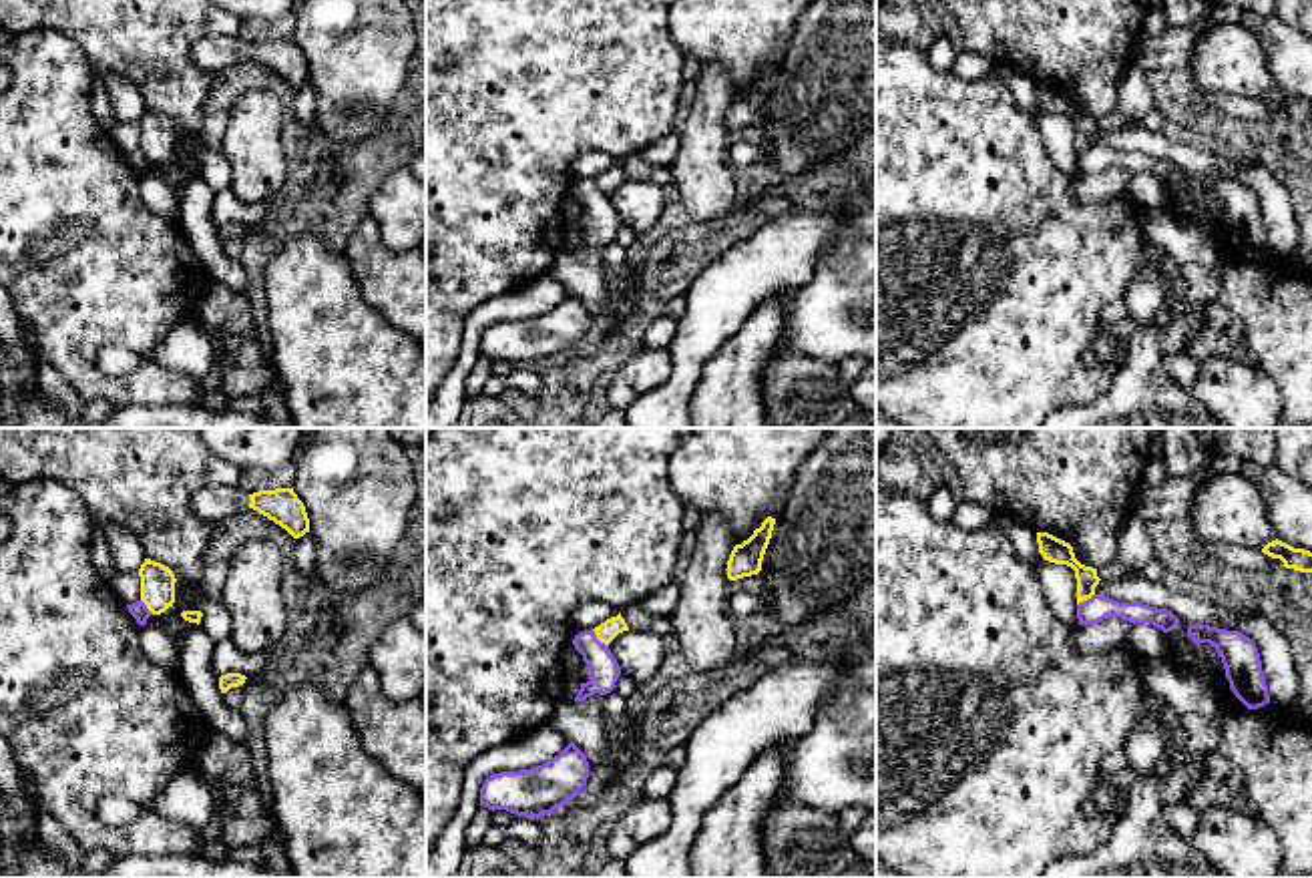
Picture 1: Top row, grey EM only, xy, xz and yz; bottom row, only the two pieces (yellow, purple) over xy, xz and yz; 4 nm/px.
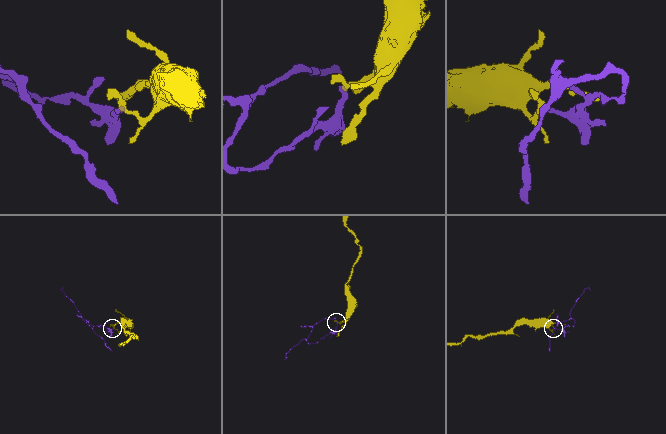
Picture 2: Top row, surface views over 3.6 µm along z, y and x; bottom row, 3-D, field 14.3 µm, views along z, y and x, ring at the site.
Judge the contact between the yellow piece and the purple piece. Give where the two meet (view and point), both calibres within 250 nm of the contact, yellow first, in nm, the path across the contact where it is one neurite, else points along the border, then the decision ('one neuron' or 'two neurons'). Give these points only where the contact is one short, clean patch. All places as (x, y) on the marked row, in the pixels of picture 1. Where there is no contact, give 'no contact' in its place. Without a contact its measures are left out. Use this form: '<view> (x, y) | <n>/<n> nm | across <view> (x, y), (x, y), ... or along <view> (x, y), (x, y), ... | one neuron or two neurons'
xz (599, 639) | 80/120 nm | along xz (591, 629), (607, 645) | two neurons

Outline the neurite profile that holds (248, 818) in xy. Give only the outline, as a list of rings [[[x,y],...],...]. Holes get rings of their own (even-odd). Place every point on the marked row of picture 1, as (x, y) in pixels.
[[[213,731],[209,741],[199,749],[195,763],[225,794],[227,808],[219,840],[229,850],[259,846],[275,834],[273,814],[255,786],[247,743]]]

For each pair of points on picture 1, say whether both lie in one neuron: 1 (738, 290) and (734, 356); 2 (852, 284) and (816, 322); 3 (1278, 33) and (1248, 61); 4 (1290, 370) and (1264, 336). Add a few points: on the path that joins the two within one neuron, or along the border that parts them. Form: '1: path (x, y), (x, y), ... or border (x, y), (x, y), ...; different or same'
1: border (768, 300), (704, 368); different
2: path (844, 294), (826, 312); same
3: border (1244, 21), (1256, 35), (1268, 73), (1278, 87); different
4: path (1288, 362), (1272, 344); same

